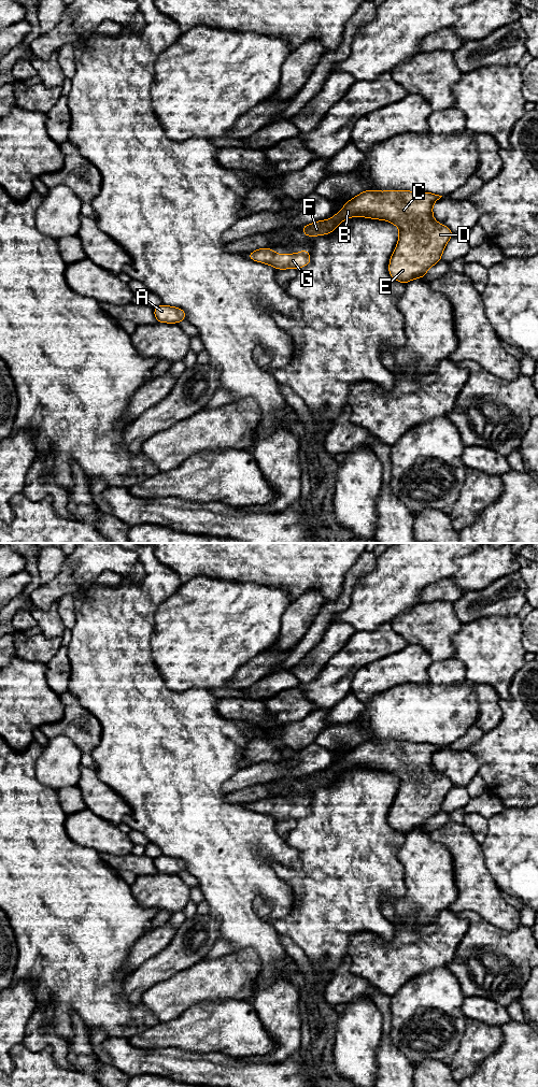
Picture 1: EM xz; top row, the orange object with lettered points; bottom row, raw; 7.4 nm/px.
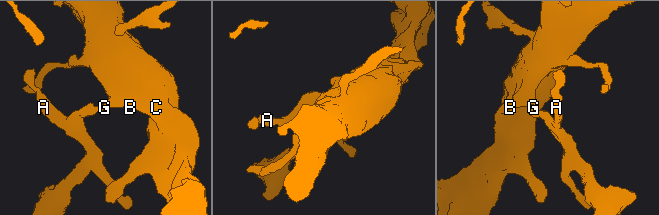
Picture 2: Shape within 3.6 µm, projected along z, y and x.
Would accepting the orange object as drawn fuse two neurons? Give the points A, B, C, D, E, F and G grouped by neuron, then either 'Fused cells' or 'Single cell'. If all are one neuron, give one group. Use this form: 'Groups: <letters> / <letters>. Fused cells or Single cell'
Groups: A B C D E F G. Single cell

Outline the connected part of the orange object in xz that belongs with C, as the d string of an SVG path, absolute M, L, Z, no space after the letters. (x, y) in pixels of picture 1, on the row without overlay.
M368 740L355 748L349 750L343 759L335 764L330 771L320 771L302 776L302 783L307 787L331 784L337 776L353 767L362 767L373 770L383 770L399 777L399 788L396 800L390 810L390 826L406 834L413 829L424 829L427 820L441 811L441 805L453 783L433 768L433 755L442 746L431 743L412 743L409 741L376 742Z

